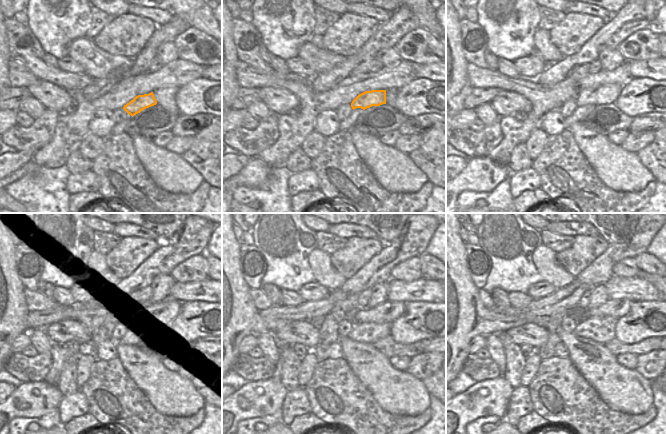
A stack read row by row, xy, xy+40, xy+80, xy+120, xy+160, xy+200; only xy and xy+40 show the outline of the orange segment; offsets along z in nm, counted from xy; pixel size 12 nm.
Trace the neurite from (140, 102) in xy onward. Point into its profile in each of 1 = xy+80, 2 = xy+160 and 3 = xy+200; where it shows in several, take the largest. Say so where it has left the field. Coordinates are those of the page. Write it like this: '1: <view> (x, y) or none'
1: xy+80 (608, 93)
2: xy+160 (386, 312)
3: xy+200 (617, 308)

